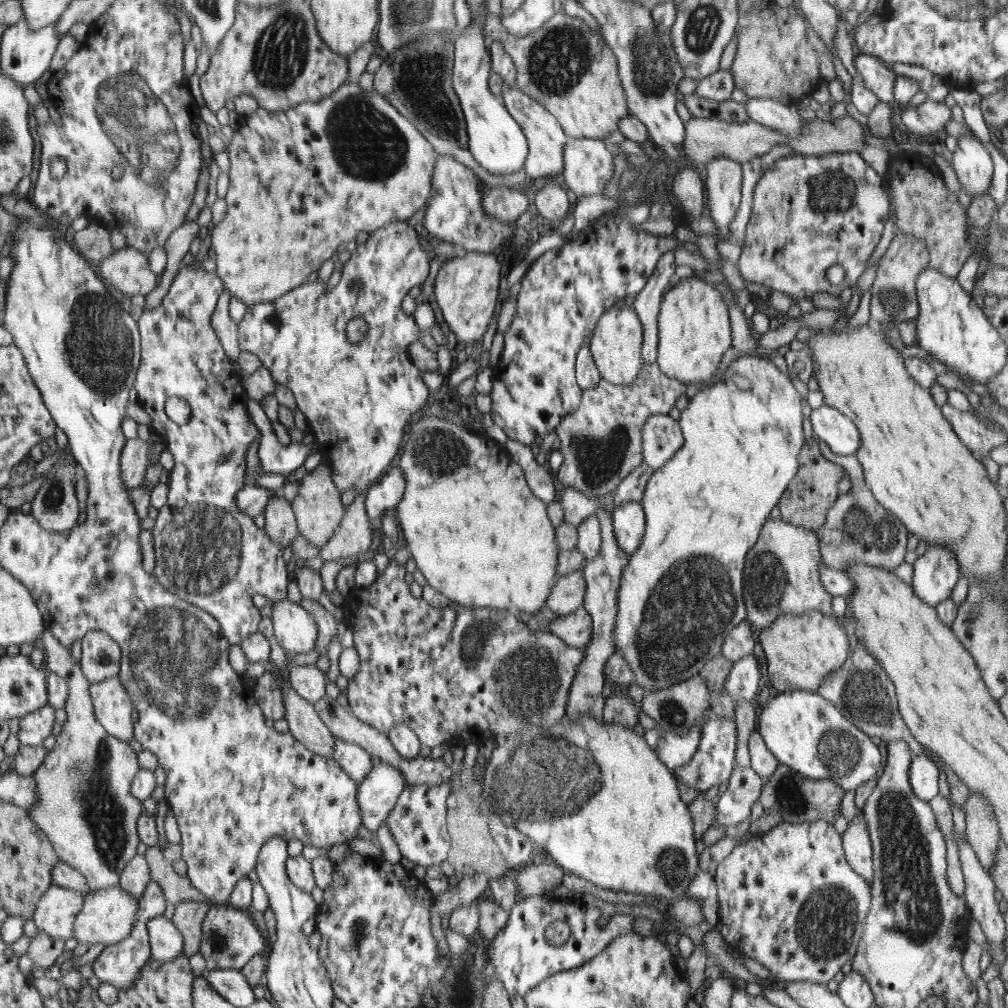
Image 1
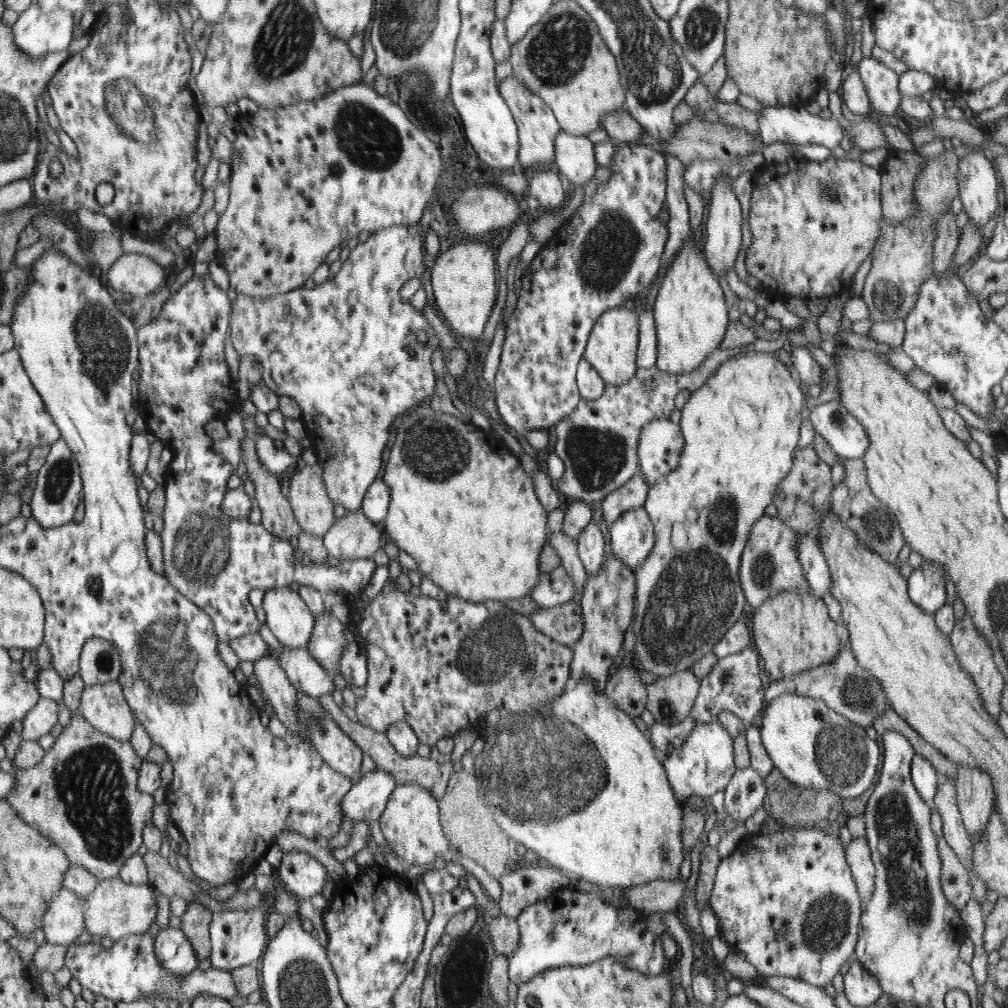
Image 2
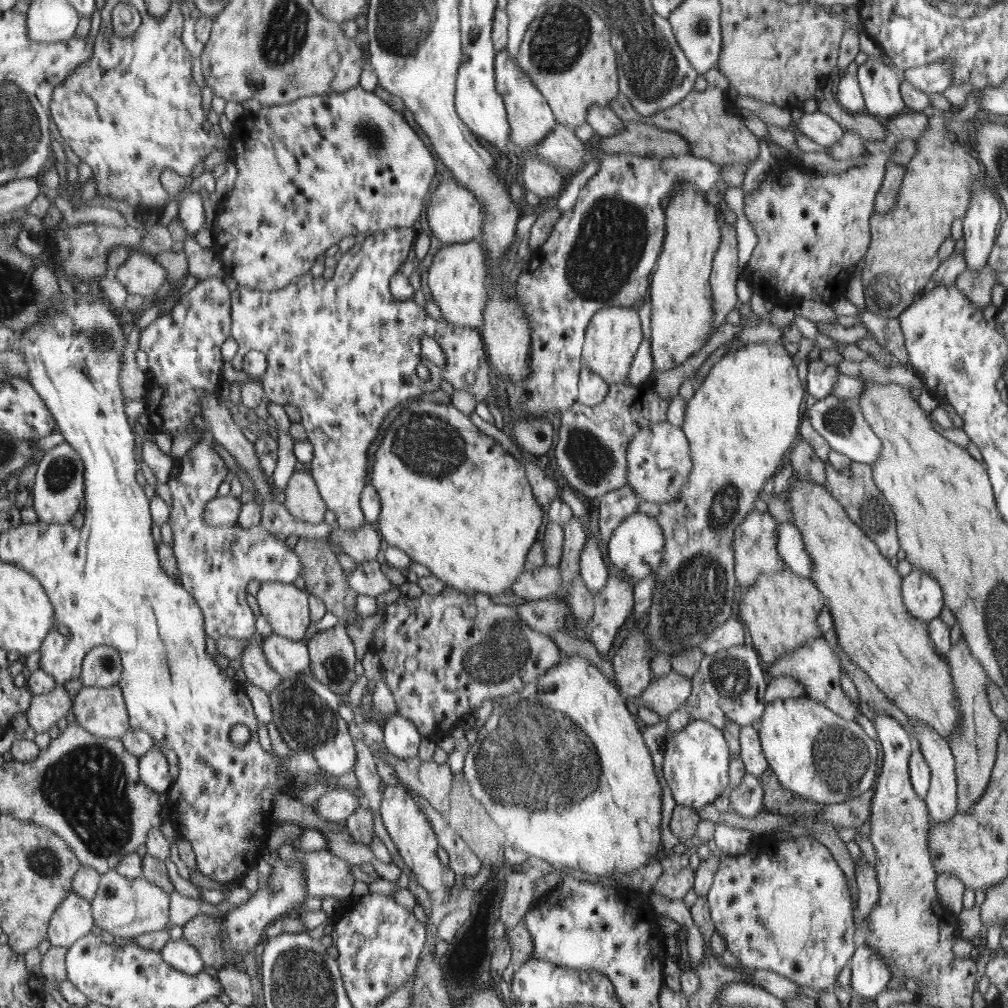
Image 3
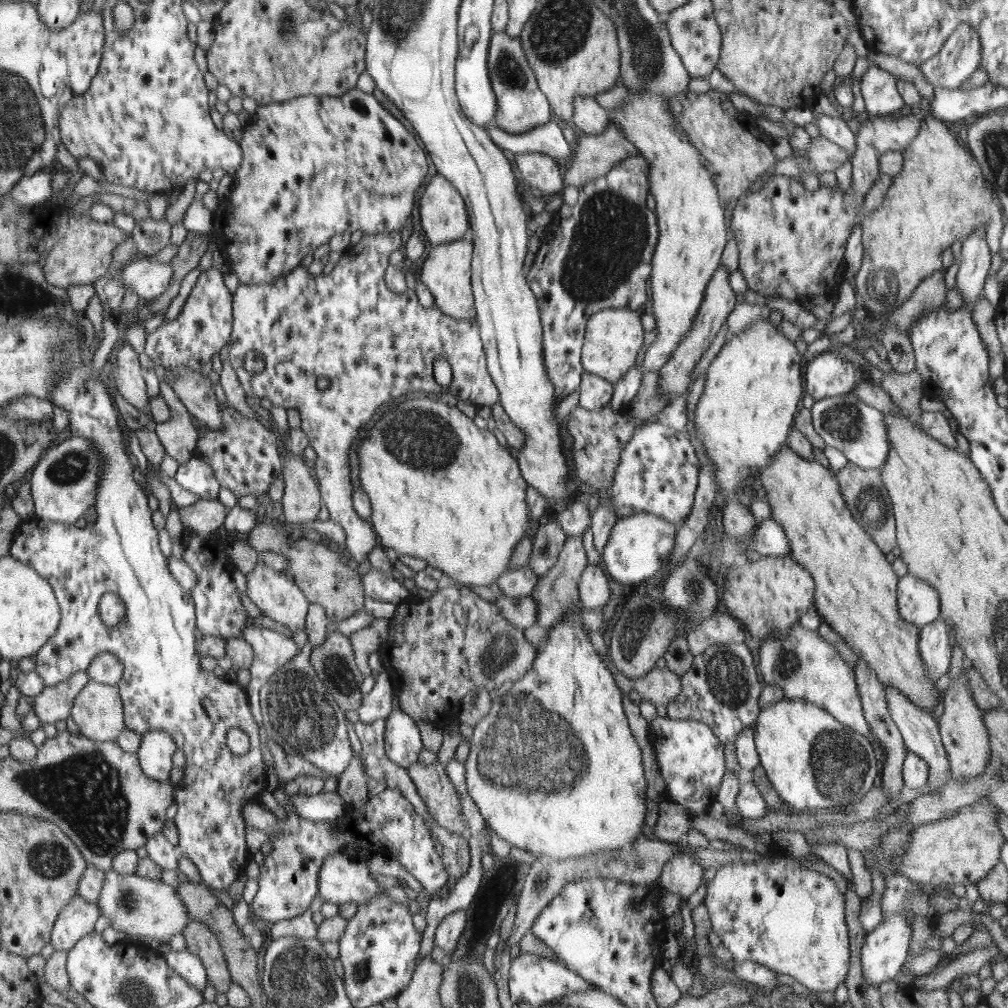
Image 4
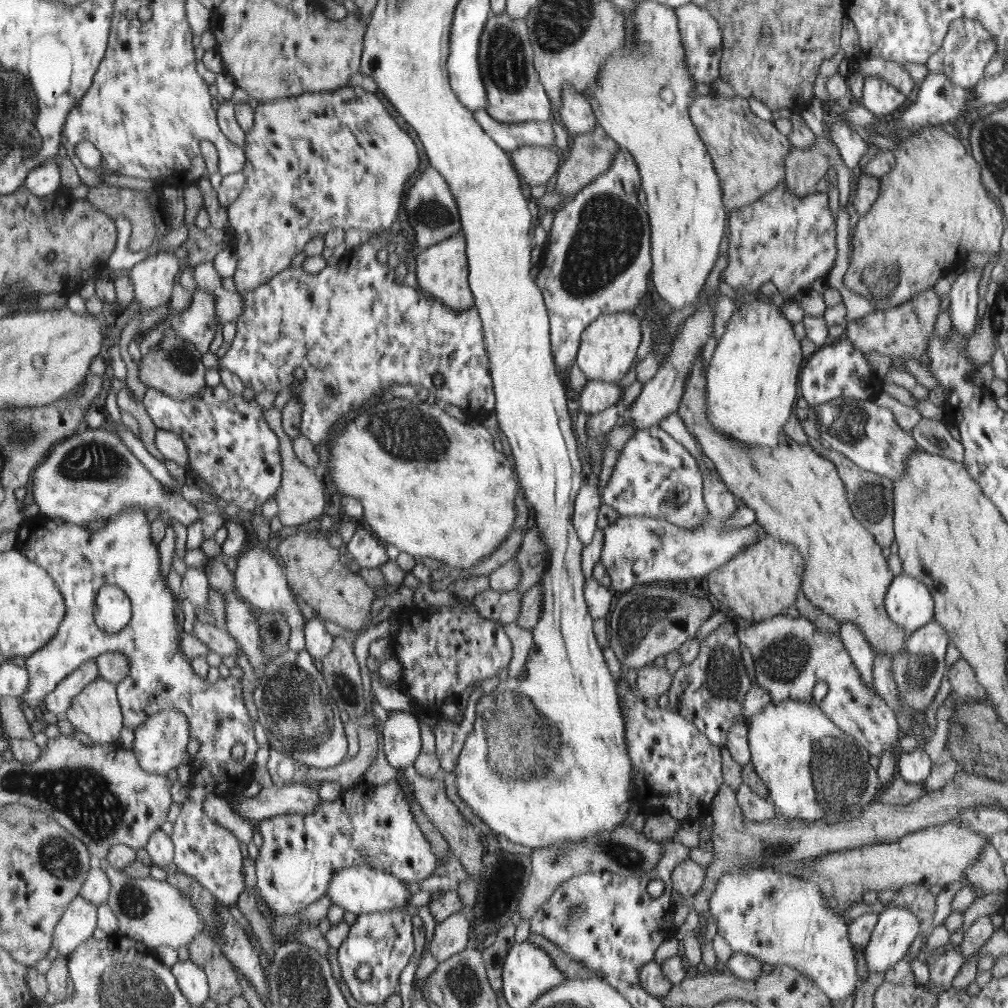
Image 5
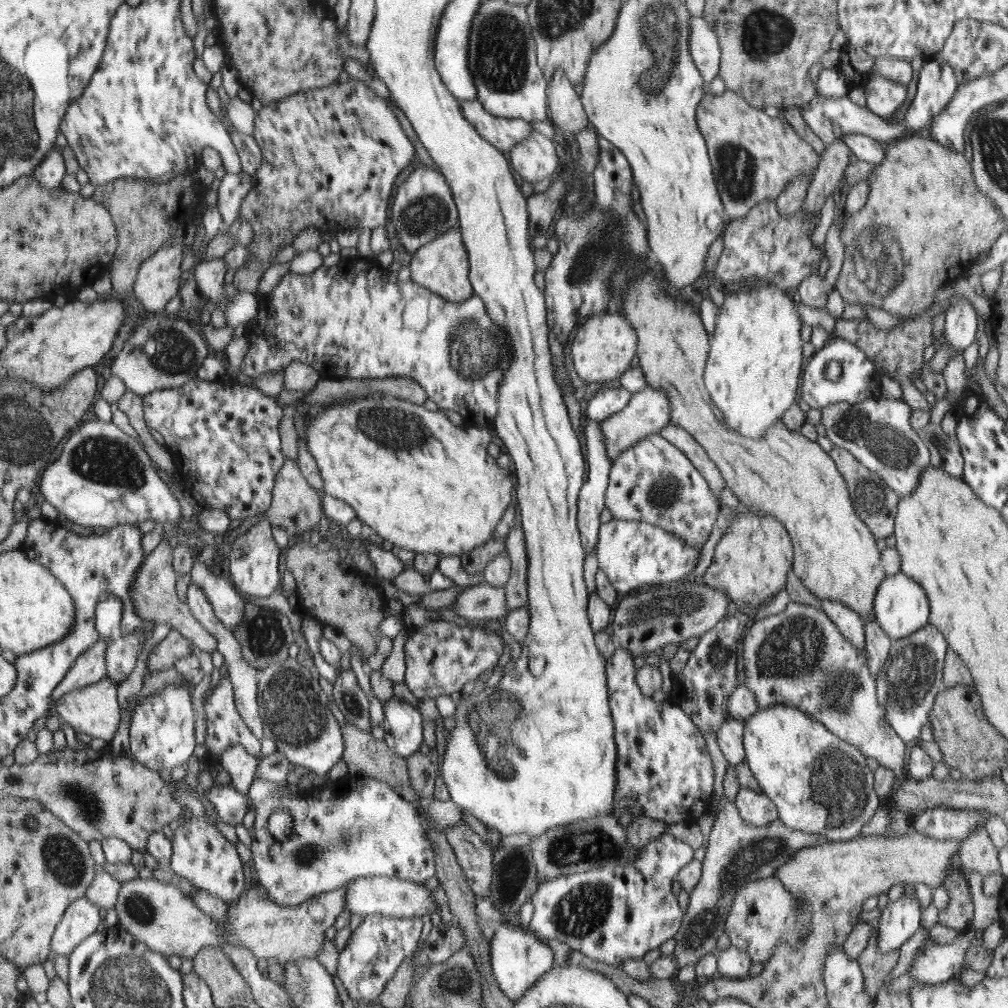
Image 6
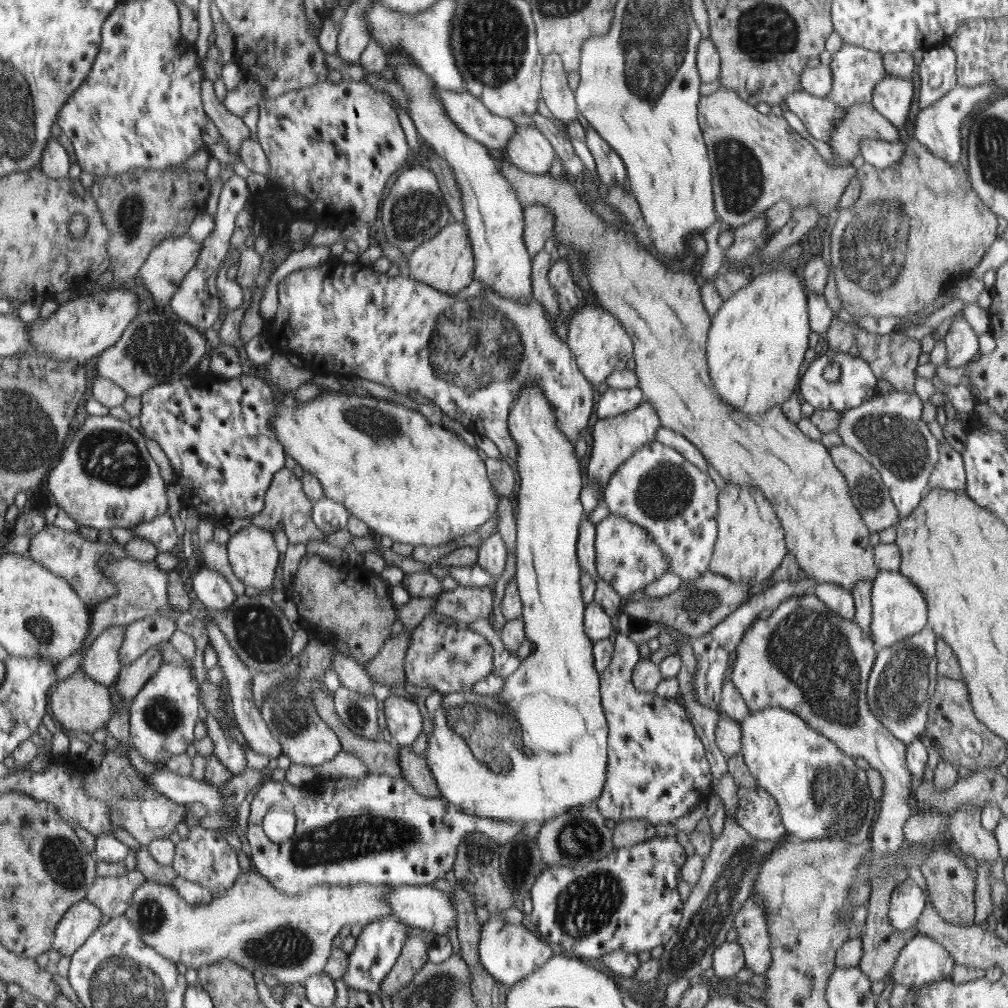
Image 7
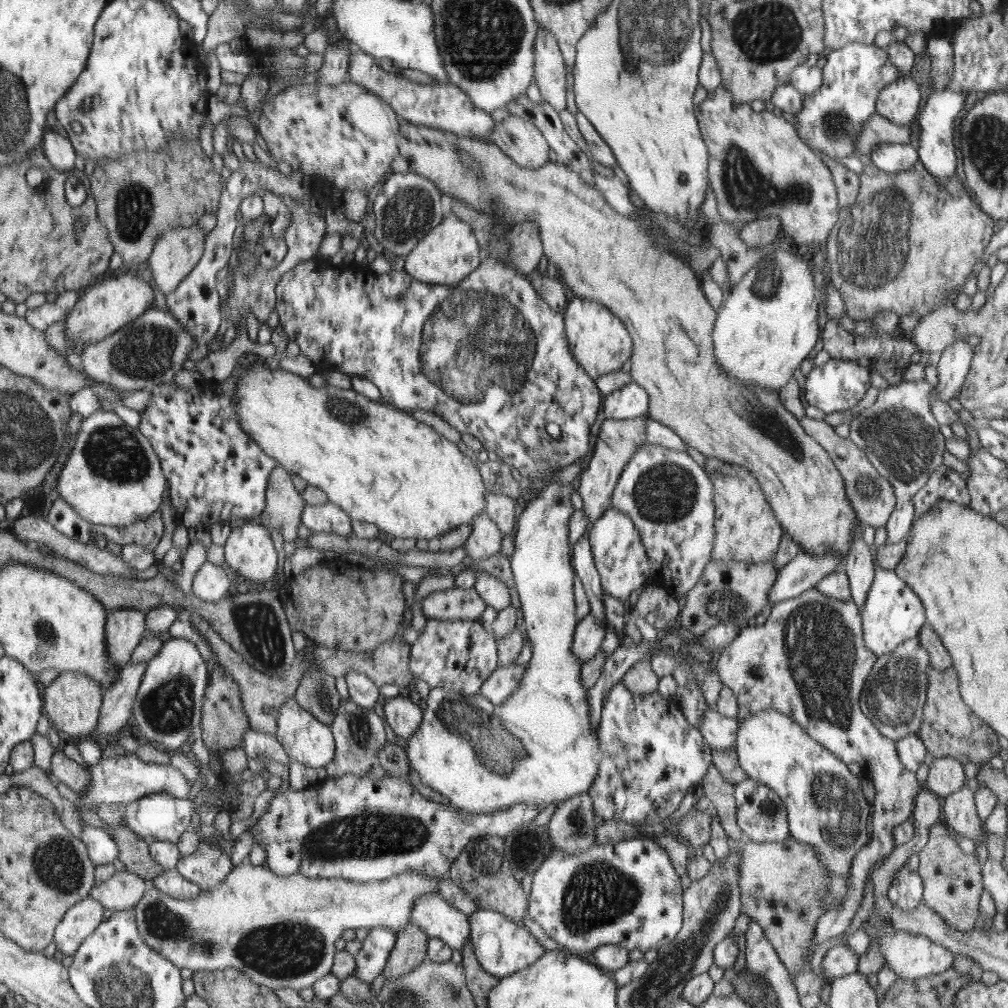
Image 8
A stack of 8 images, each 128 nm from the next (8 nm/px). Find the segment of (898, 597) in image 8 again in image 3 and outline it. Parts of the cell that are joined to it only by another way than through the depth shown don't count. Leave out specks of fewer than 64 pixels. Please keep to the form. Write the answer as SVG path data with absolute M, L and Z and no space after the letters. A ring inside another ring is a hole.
M916 569L903 577L901 596L908 614L926 623L940 616L945 606L943 590L938 581Z

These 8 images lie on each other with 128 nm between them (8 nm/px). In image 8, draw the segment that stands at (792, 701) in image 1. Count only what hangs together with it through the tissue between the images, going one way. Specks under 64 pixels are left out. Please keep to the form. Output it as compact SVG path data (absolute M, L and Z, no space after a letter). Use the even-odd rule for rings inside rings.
M774 709L756 712L739 722L734 750L748 777L761 785L768 785L768 788L775 789L783 797L787 804L791 836L802 844L812 846L826 870L832 872L828 892L824 891L824 913L835 908L846 896L844 892L848 890L848 872L852 860L868 840L867 821L871 817L872 805L864 798L861 776L852 774L847 764L816 743L796 720Z

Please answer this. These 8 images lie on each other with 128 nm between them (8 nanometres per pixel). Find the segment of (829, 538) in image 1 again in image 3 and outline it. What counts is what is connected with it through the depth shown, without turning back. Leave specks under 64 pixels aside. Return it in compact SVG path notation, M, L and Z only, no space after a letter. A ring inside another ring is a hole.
M826 461L826 486L832 497L844 508L848 513L848 517L852 519L852 523L859 526L866 535L869 535L879 548L880 552L890 559L896 556L901 548L897 538L897 523L895 516L882 492L877 488L877 484L873 480L873 468L868 464L861 464L852 461L843 470L835 470L833 466Z

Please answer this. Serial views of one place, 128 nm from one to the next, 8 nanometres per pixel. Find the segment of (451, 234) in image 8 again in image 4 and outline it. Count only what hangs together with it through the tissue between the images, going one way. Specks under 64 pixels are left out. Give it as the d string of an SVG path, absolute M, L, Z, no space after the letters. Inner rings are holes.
M469 238L432 246L422 264L421 280L430 290L436 306L456 319L474 319L476 314L474 290L471 286L471 261L475 245Z

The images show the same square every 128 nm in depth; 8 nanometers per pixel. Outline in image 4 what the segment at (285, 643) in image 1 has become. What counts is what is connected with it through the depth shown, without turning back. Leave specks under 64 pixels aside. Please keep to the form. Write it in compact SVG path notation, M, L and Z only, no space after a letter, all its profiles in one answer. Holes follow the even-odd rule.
M260 560L256 563L256 567L250 573L246 573L245 576L246 593L250 603L255 604L262 611L262 615L266 615L273 621L278 621L292 629L295 633L292 639L299 644L299 647L302 647L306 635L299 629L305 627L307 612L310 608L310 602L308 602L303 589L289 575L264 565Z

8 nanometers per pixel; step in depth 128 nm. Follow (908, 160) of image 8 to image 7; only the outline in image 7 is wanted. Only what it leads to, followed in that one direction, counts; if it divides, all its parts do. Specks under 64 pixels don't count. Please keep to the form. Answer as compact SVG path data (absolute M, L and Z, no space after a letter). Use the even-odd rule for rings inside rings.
M864 137L860 140L859 162L870 163L876 168L890 168L904 156L904 138L898 142L887 142Z

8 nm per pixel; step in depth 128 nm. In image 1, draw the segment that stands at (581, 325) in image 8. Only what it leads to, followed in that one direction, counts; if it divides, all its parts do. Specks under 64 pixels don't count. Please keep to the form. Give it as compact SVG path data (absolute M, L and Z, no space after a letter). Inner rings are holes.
M617 306L599 319L595 330L588 338L592 356L599 368L599 375L615 385L631 385L639 378L644 344L644 324L638 320L633 308Z

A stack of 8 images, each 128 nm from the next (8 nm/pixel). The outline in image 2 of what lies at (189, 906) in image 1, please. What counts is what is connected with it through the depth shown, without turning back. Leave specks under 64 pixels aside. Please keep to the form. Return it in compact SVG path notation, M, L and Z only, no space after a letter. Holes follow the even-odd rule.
M190 904L186 914L181 919L181 930L190 939L194 946L196 957L199 960L210 959L211 956L211 922L214 918L210 910L204 910L202 906Z

